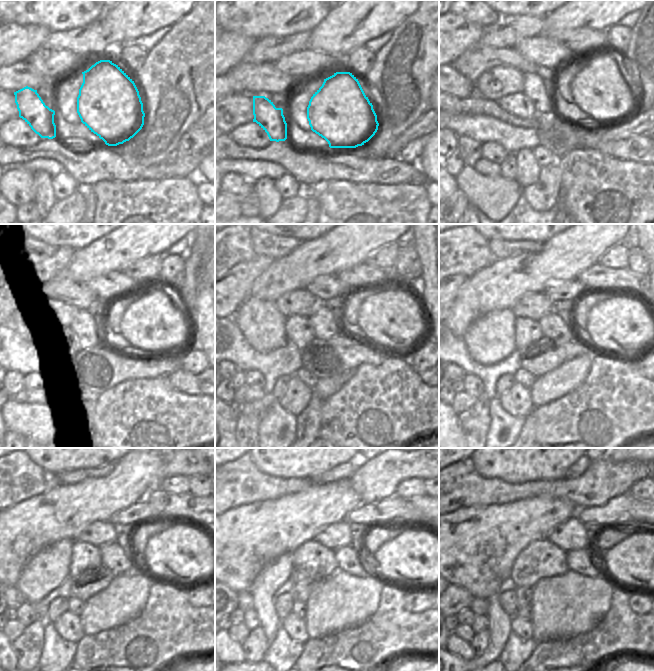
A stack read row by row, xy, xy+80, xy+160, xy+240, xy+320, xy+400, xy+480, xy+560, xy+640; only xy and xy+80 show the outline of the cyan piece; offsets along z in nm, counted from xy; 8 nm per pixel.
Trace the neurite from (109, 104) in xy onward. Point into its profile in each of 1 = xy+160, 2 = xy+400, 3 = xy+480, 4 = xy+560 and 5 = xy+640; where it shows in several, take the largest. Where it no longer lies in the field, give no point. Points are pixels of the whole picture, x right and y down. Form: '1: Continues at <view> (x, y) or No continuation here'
1: Continues at xy+160 (599, 94)
2: Continues at xy+400 (622, 324)
3: Continues at xy+480 (181, 552)
4: Continues at xy+560 (415, 557)
5: Continues at xy+640 (642, 559)

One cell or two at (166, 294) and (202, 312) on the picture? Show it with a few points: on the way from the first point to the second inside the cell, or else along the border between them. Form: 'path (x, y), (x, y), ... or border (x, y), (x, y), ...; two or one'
border (193, 311), (196, 323), (196, 333), (194, 335); two

